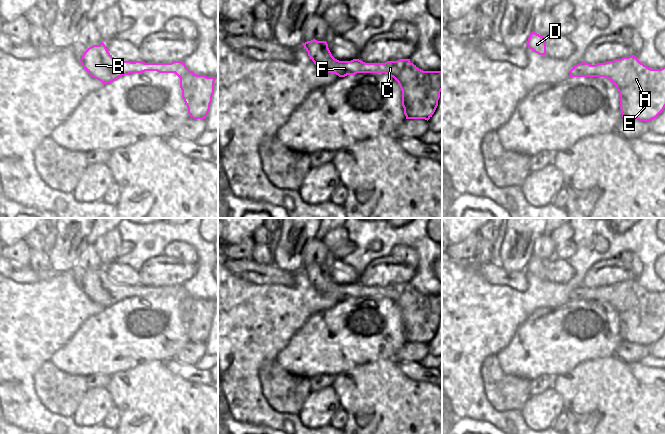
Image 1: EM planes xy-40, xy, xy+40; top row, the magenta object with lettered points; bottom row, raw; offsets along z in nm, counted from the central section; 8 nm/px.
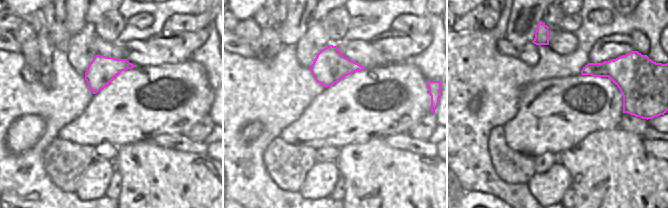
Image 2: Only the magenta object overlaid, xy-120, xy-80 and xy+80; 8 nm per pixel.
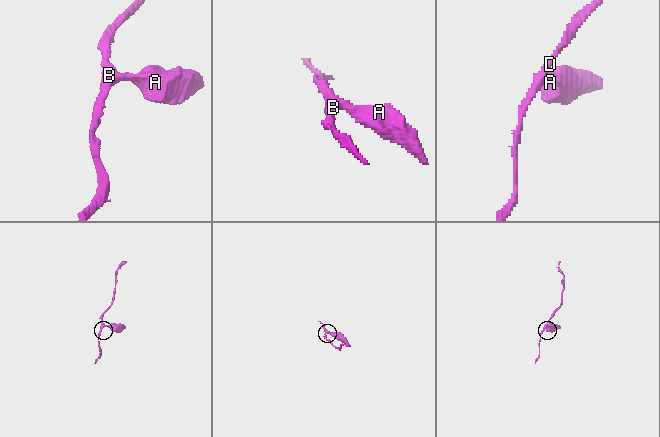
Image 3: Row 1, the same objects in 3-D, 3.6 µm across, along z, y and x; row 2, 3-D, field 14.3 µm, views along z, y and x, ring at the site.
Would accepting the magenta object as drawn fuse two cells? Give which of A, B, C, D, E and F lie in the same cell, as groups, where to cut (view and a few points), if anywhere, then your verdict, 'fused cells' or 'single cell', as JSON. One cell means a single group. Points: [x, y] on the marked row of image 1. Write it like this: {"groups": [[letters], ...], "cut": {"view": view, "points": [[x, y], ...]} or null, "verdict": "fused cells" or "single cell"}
{"groups": [["A", "B", "C", "D", "E", "F"]], "cut": null, "verdict": "single cell"}

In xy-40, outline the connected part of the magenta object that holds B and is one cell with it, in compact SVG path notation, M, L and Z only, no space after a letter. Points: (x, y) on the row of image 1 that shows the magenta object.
M102 42L89 47L80 62L88 74L104 85L123 75L157 71L175 73L180 78L182 98L193 119L206 119L214 94L216 77L207 77L193 73L182 61L171 63L145 63L143 61L119 61L115 59Z

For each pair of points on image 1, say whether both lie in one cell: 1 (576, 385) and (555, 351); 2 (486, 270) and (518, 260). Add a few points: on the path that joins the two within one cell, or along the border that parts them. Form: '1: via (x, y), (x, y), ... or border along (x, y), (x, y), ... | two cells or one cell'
1: border along (590, 361), (579, 363), (568, 372), (554, 377) | two cells
2: border along (498, 264), (505, 270), (523, 271) | two cells

